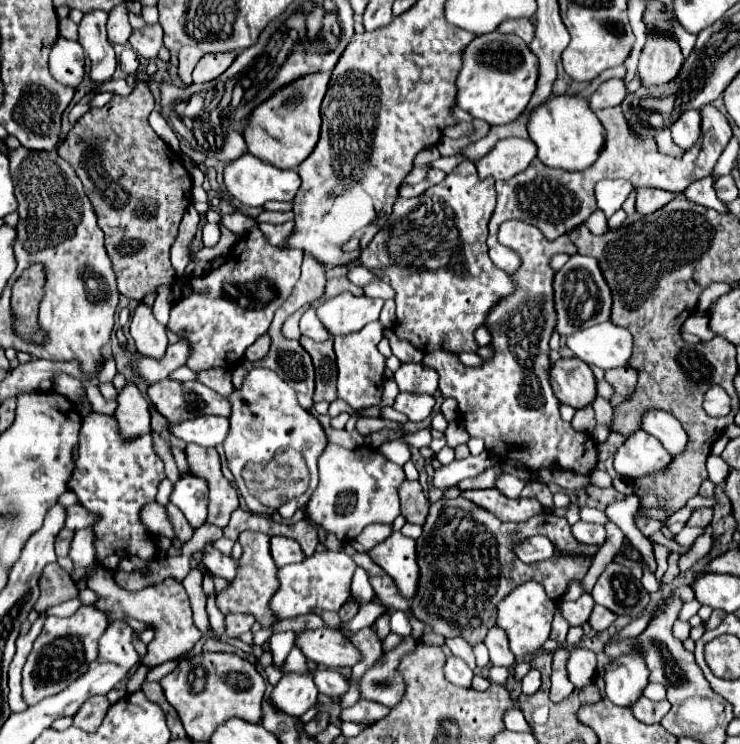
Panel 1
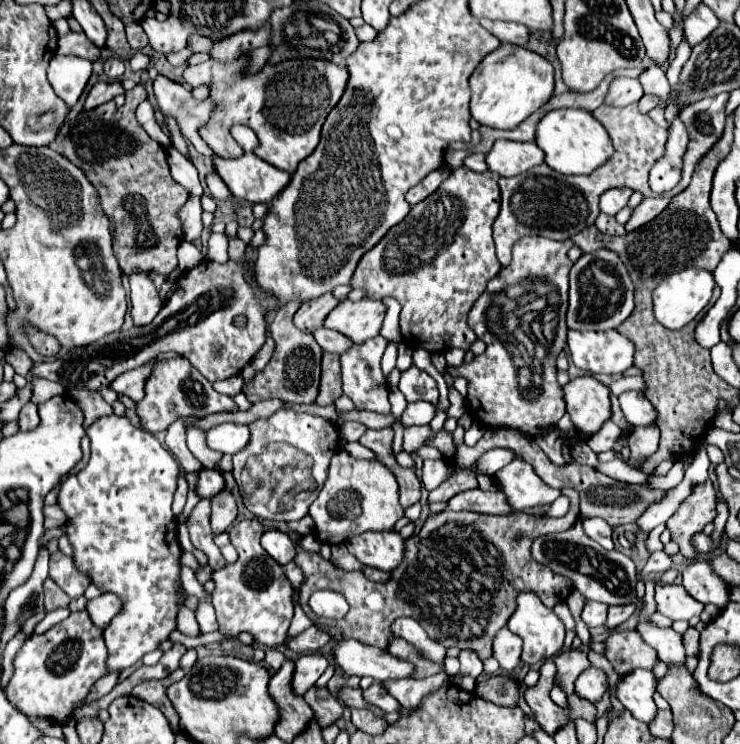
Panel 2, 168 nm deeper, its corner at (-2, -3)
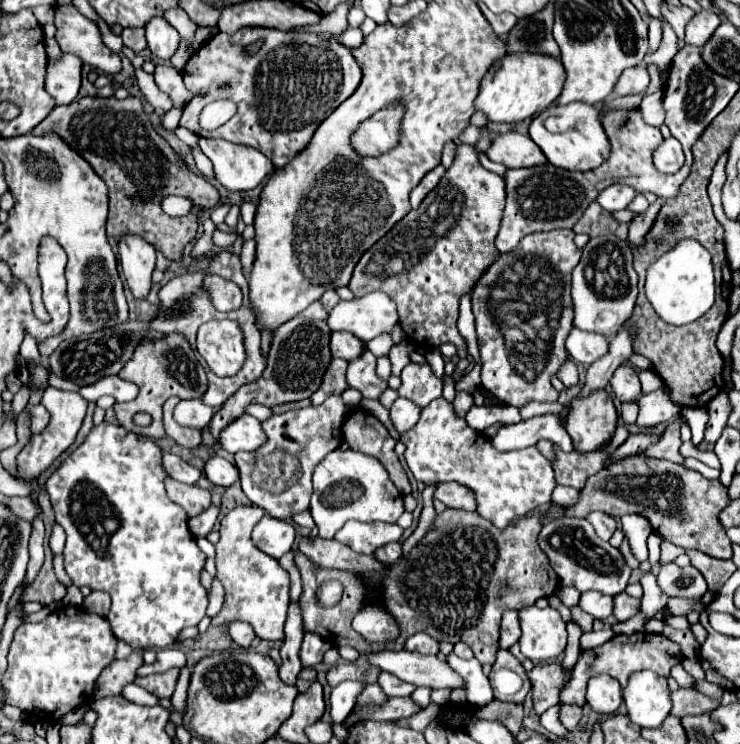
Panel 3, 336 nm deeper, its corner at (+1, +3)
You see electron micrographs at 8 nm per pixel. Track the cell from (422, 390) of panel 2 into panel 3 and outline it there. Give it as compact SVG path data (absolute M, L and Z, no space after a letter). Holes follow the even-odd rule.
M408 364L404 366L400 378L402 386L398 388L398 394L402 398L410 398L422 408L432 400L442 398L442 382L434 376L428 364Z

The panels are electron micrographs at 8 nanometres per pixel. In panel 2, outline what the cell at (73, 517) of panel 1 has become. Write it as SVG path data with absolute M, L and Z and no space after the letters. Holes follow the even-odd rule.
M45 506L45 528L59 528L67 524L67 516L57 506Z

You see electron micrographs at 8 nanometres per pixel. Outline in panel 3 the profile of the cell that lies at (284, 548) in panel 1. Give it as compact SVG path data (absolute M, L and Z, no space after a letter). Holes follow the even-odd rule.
M264 516L252 532L254 544L266 552L272 558L282 558L286 552L290 552L294 542L294 526L286 520Z

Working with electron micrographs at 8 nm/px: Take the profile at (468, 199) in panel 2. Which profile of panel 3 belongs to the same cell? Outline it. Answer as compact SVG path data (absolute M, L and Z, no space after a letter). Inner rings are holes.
M462 144L456 150L456 158L452 166L446 170L444 178L438 182L438 186L428 192L428 196L420 202L416 210L410 210L400 222L394 224L394 228L380 238L370 250L364 252L360 262L354 268L352 274L352 292L354 296L364 296L376 290L386 292L398 306L400 326L410 342L414 342L420 348L438 348L444 342L452 342L457 348L460 358L468 356L466 340L460 336L456 328L458 320L458 306L460 298L464 294L470 294L480 280L480 276L498 260L500 252L494 246L494 238L502 220L504 210L504 180L502 176L488 172L480 162L474 146ZM392 260L402 260L402 272L396 272L392 268Z

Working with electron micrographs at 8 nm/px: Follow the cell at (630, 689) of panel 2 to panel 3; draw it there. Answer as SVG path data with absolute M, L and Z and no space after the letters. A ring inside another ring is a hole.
M638 670L630 676L624 688L624 704L634 724L642 728L658 728L670 714L670 690L666 678L650 670Z

